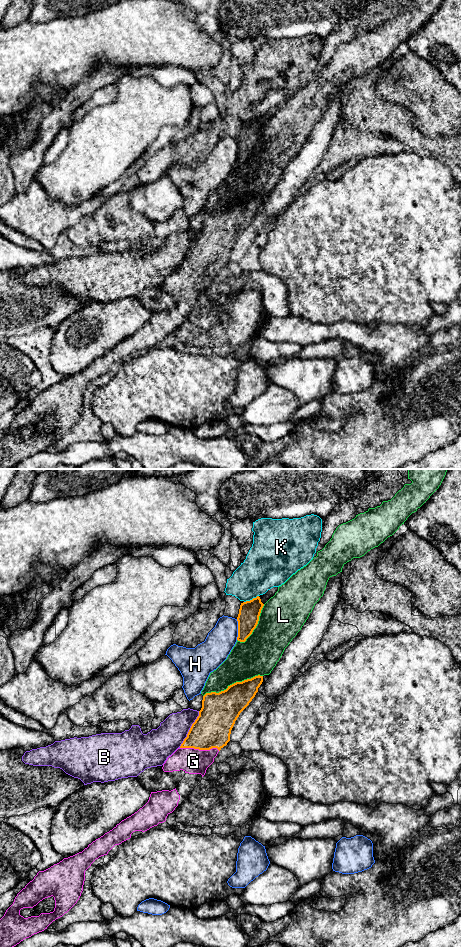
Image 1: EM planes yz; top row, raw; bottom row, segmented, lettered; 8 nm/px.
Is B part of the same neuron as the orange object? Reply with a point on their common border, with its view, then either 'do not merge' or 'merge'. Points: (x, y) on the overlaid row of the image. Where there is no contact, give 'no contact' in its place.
contact yz (190, 729); do not merge

